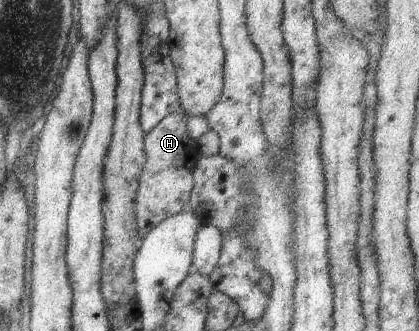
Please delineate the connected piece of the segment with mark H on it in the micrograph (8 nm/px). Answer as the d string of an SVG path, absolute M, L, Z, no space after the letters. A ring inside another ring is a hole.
M181 112L167 116L150 133L147 133L145 144L148 163L140 178L139 198L136 202L141 239L170 216L194 210L192 191L196 188L196 179L193 160L195 160L195 149L199 148L190 135L188 122Z

